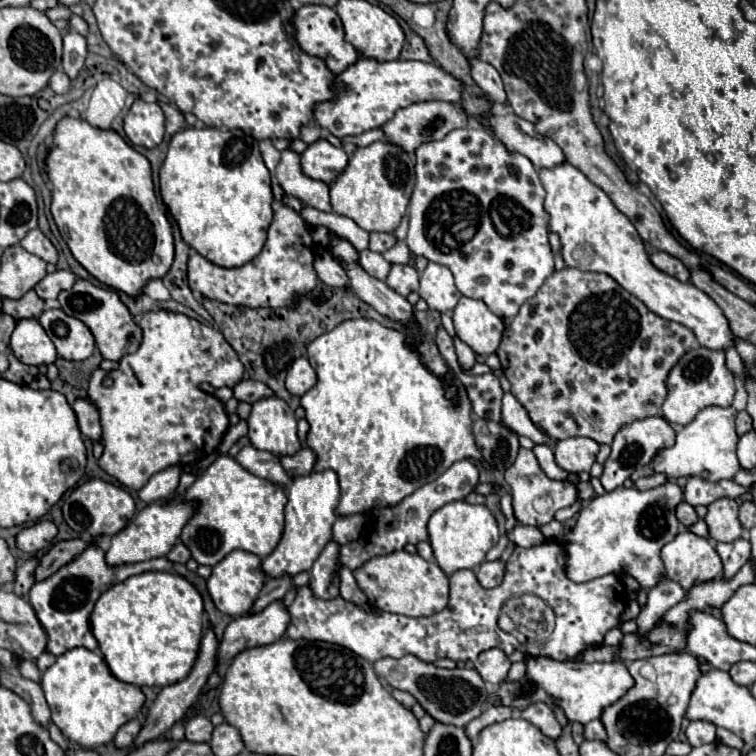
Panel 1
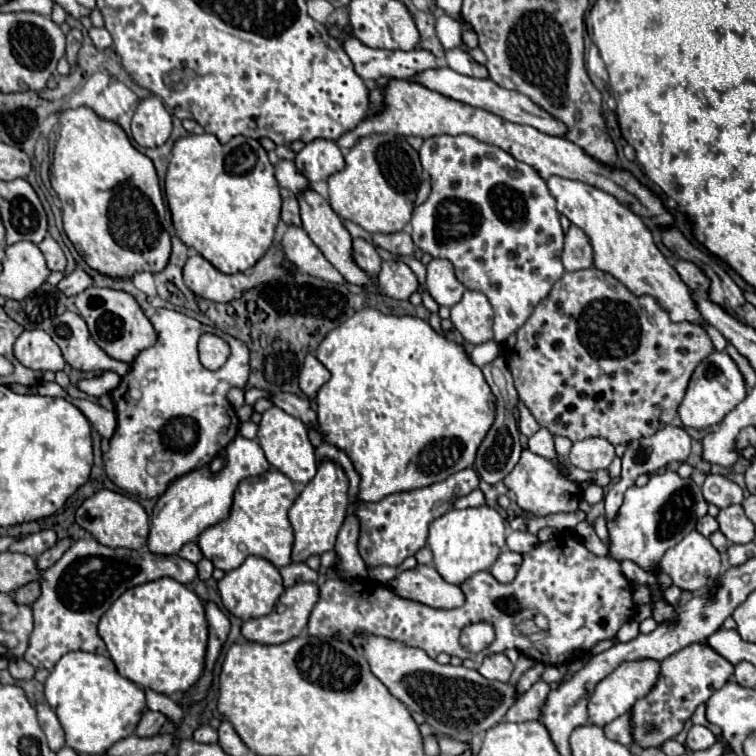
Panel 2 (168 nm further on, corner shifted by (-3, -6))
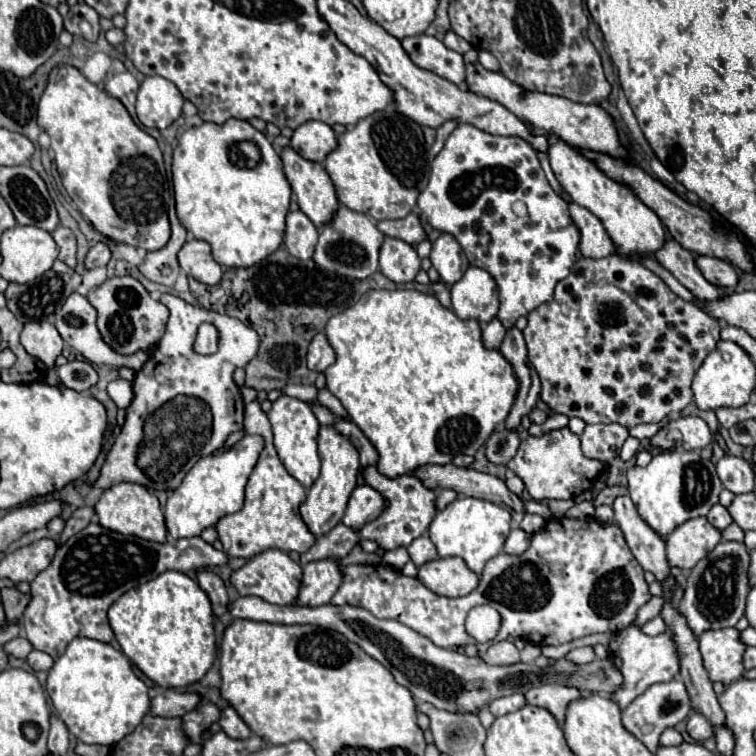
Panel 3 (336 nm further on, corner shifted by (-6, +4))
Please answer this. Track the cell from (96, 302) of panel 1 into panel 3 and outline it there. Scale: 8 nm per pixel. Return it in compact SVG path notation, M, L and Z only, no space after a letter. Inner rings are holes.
M131 276L107 278L95 290L87 294L87 300L97 310L97 326L103 340L119 354L133 354L137 350L149 350L165 334L169 310L153 300L149 292Z

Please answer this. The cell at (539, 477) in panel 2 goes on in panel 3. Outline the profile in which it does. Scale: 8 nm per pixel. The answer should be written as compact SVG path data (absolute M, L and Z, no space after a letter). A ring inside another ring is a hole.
M569 428L549 432L545 436L529 436L521 442L515 458L507 464L525 484L525 490L533 500L569 500L589 490L603 468L603 462L587 458L579 448L579 436Z

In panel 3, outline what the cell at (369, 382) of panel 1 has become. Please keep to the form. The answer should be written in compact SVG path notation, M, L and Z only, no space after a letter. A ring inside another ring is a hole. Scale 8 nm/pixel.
M371 290L371 292L363 294L361 300L355 306L351 306L351 308L343 310L341 314L333 316L327 322L325 336L327 336L331 348L337 354L335 364L325 370L327 390L343 404L349 418L371 440L371 444L379 452L379 460L377 460L375 466L383 476L387 476L391 480L399 478L403 474L411 474L411 472L415 472L417 468L421 468L425 464L439 464L439 466L451 464L451 460L455 456L459 456L459 454L475 456L475 452L485 444L487 436L495 430L495 426L509 416L511 404L515 400L515 374L511 372L511 364L507 364L507 360L503 360L501 352L483 348L479 322L457 318L451 310L443 308L439 304L439 300L435 296L431 296L431 294L421 294L421 292L415 292L415 290Z

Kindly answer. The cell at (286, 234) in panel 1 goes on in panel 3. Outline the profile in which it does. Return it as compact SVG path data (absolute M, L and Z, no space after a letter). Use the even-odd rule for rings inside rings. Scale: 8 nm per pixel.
M189 240L181 252L179 252L179 264L181 268L193 276L195 280L207 284L207 286L219 286L223 278L223 268L219 262L215 262L211 254L211 246L201 240Z

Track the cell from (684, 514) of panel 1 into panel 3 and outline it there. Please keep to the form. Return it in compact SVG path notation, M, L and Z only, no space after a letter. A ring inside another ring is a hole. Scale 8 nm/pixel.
M715 504L715 506L709 510L707 520L709 520L717 530L723 530L723 528L727 528L727 526L733 522L731 516L729 516L729 512L727 512L721 504Z

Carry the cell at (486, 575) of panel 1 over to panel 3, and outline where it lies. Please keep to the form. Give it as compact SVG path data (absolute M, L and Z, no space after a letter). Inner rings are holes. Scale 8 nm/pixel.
M513 528L511 534L507 536L505 540L505 546L503 546L503 552L505 554L513 554L513 556L521 556L527 548L529 548L529 538L527 532L519 530L519 528Z

